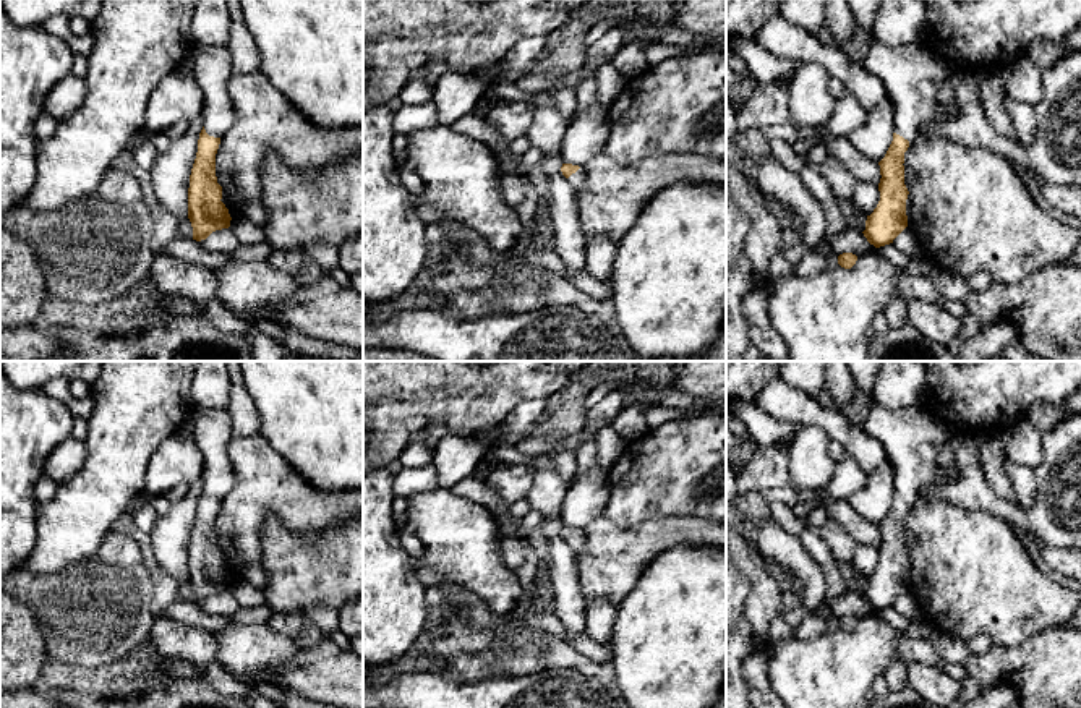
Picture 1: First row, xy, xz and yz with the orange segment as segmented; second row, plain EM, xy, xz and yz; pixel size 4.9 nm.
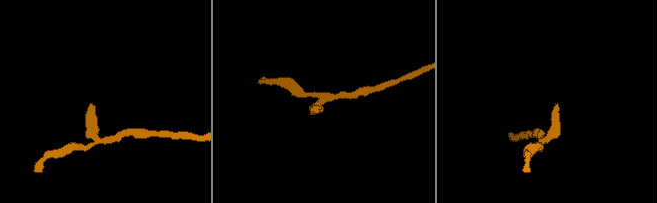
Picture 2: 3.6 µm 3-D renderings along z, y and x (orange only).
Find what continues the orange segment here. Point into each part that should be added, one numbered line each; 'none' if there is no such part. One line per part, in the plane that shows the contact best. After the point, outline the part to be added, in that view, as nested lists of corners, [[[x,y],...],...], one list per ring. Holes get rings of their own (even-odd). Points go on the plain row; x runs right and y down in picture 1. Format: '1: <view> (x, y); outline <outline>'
1: xy (211, 430); outline [[[227,410],[193,413],[193,442],[203,455],[203,489],[209,499],[224,501],[235,483],[229,457],[230,416]]]

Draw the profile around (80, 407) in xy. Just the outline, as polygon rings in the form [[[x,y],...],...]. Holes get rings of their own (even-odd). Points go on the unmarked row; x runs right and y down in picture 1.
[[[91,395],[84,397],[84,399],[71,397],[66,402],[66,407],[75,418],[86,418],[88,420],[94,410],[94,402],[92,402]]]

